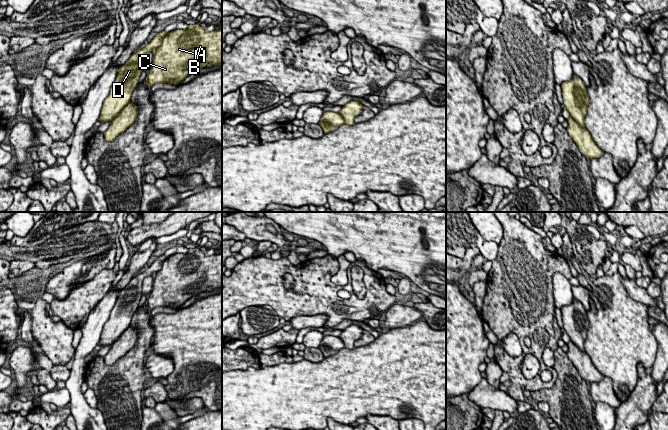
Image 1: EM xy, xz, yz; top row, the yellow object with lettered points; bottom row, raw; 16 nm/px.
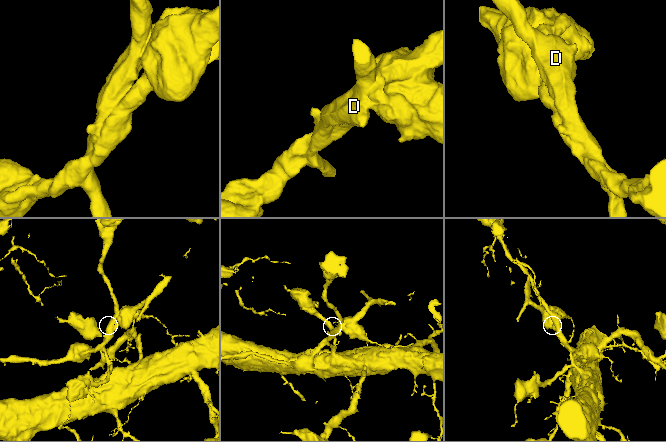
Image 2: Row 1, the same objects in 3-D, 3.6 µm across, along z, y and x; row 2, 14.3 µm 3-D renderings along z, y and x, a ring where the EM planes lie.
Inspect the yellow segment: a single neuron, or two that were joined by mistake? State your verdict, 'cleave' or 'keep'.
cleave

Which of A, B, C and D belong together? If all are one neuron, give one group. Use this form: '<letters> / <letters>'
A B C / D

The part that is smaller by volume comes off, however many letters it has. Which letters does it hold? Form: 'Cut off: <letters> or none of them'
Cut off: A, B, C

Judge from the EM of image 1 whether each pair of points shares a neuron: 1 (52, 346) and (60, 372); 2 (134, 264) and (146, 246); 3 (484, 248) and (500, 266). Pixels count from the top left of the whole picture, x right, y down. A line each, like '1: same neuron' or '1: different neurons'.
1: different neurons
2: same neuron
3: different neurons

